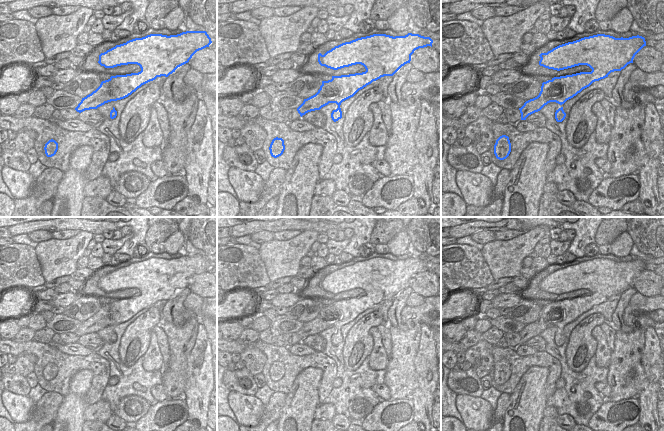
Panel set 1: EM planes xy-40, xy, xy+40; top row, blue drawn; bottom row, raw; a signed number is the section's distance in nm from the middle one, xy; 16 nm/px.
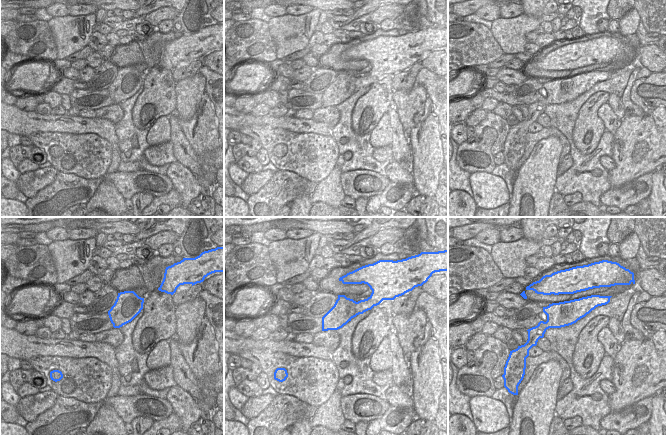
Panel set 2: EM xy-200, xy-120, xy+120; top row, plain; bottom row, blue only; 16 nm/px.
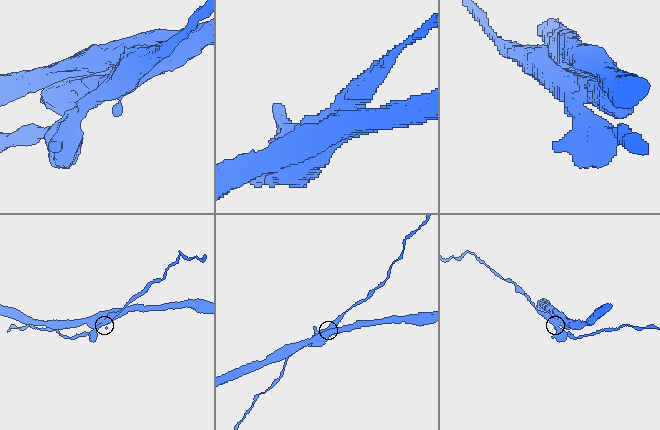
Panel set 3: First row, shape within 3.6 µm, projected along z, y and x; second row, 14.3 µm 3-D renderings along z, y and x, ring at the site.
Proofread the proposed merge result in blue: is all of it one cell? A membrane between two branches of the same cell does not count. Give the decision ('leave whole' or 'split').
split

